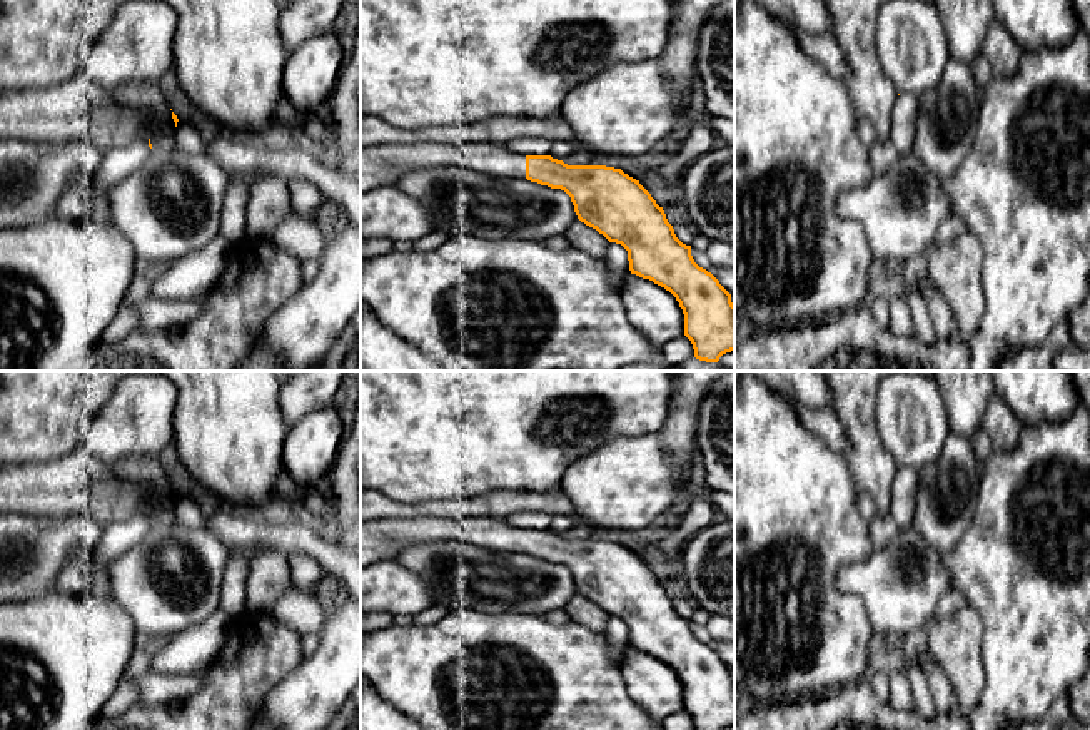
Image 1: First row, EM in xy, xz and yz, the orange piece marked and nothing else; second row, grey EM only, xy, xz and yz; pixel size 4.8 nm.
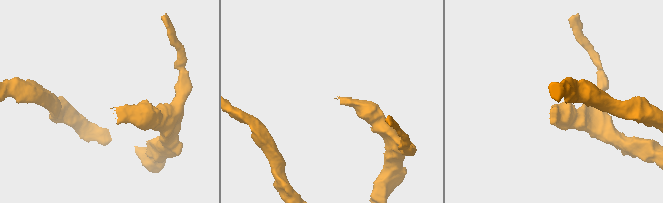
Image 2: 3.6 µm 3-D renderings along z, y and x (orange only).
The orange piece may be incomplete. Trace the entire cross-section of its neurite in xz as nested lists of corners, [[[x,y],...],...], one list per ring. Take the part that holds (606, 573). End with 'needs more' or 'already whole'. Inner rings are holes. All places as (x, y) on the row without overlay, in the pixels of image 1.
[[[387,516],[361,521],[361,566],[392,560],[407,545],[434,540],[461,540],[564,565],[581,596],[628,625],[631,648],[676,672],[694,730],[734,725],[731,668],[694,636],[691,620],[676,611],[663,581],[621,543],[568,540],[551,530],[522,530],[491,516]]] | needs more

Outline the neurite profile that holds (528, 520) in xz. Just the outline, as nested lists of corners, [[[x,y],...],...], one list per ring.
[[[516,511],[506,521],[522,530],[549,530],[553,515],[546,511]]]

